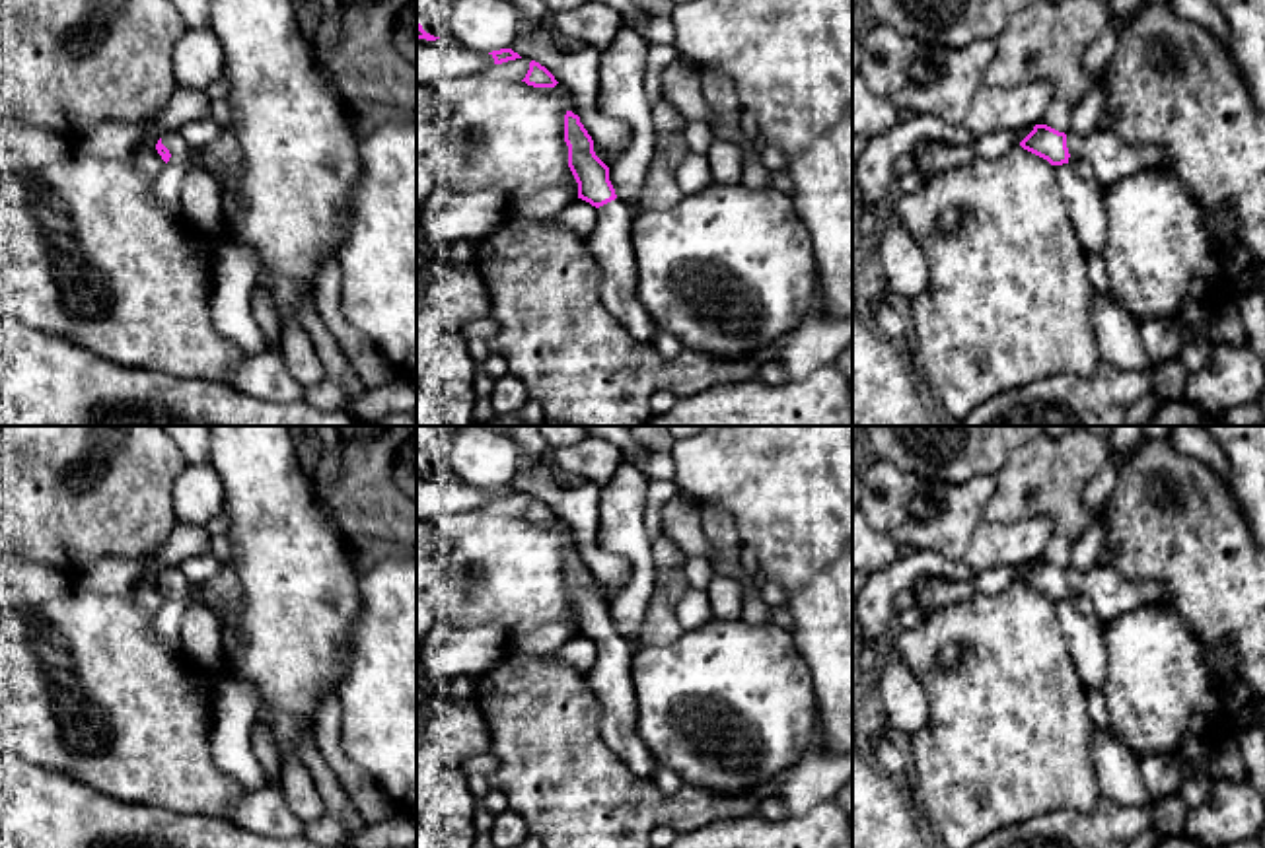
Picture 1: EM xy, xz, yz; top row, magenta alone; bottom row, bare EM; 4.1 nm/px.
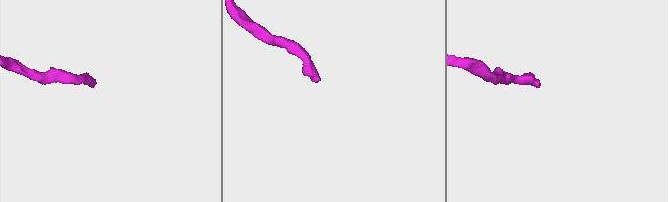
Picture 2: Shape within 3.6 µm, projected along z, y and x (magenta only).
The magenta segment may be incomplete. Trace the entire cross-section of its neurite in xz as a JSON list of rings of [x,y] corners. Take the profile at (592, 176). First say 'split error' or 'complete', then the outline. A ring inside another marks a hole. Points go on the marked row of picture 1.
split error; [[[572,111],[564,115],[564,142],[578,198],[597,210],[597,224],[586,237],[586,247],[601,274],[599,298],[632,338],[652,344],[654,323],[636,296],[634,218],[627,202],[615,194],[609,167],[596,156],[592,136]]]

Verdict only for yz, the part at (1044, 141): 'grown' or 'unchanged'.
grown

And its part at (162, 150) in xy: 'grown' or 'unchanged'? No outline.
grown

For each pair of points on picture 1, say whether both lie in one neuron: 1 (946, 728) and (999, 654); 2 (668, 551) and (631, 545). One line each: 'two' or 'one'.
1: one
2: two

